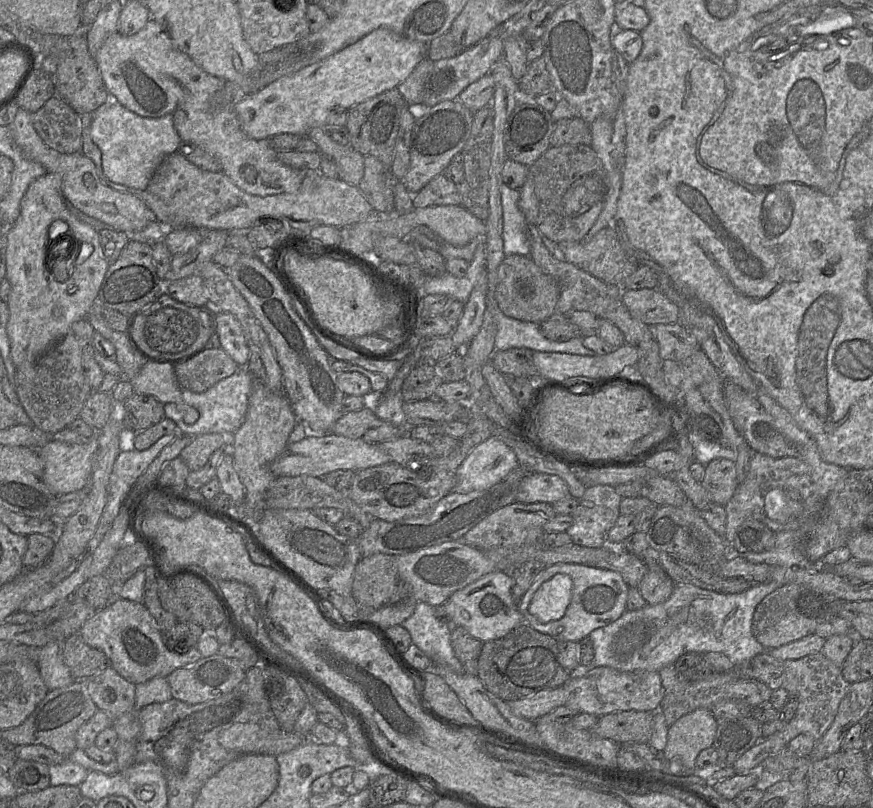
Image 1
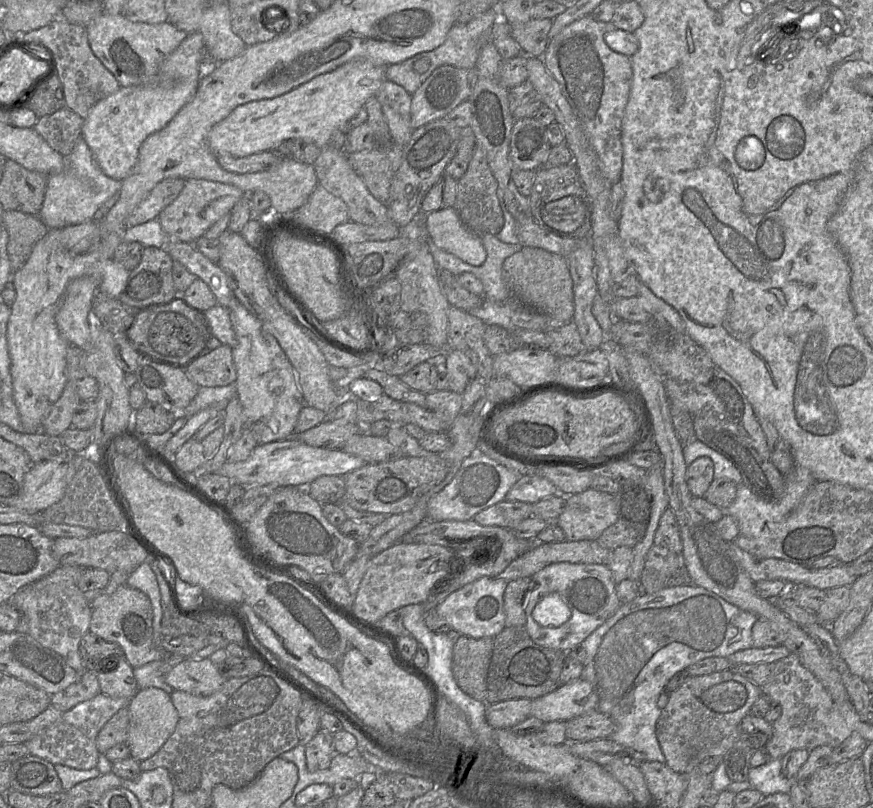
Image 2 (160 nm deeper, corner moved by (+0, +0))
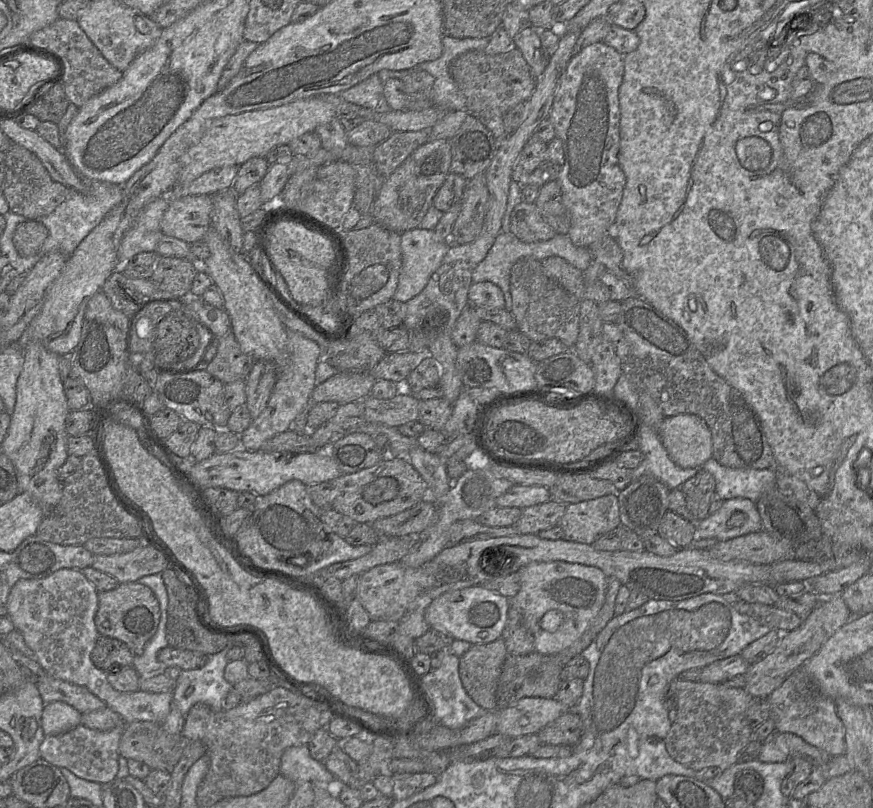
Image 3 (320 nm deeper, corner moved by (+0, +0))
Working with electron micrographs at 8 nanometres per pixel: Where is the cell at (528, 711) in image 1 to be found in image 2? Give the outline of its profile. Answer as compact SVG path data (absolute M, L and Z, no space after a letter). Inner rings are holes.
M521 698L487 705L486 721L493 728L510 729L530 716L531 702Z

